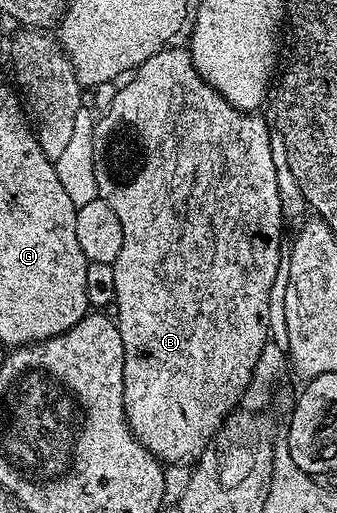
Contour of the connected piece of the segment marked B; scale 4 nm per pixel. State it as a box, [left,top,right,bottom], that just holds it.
[93,46,285,465]

